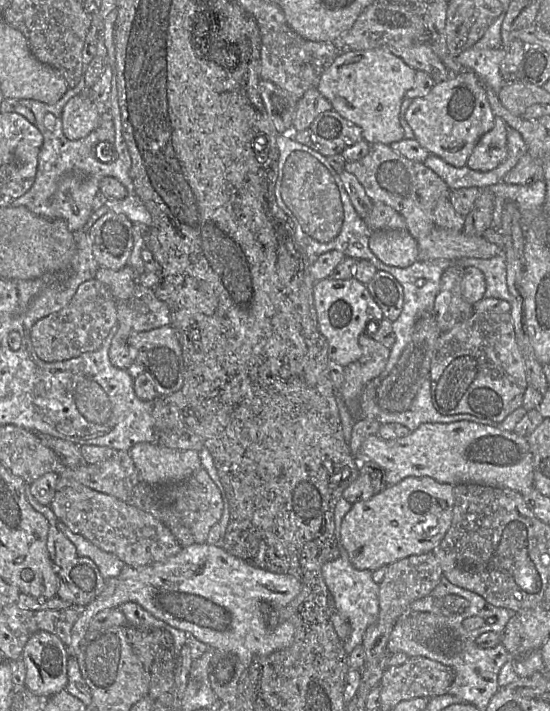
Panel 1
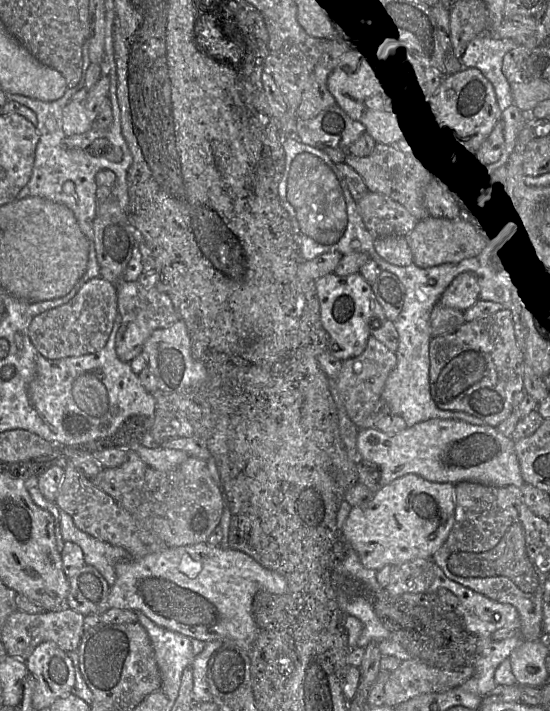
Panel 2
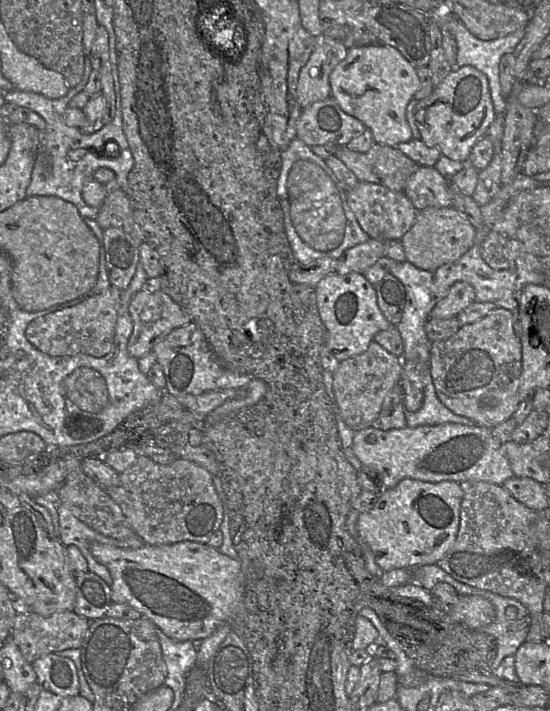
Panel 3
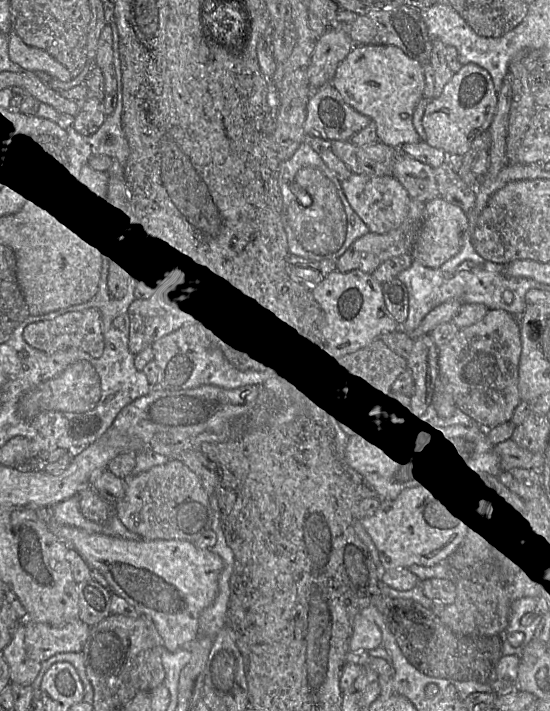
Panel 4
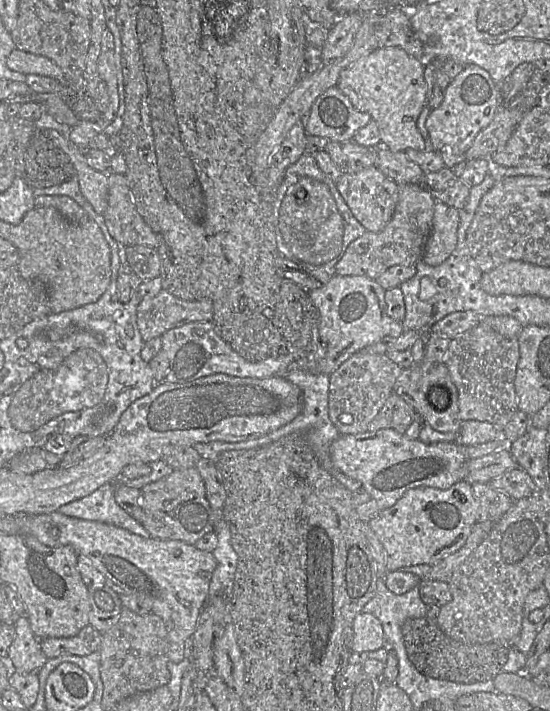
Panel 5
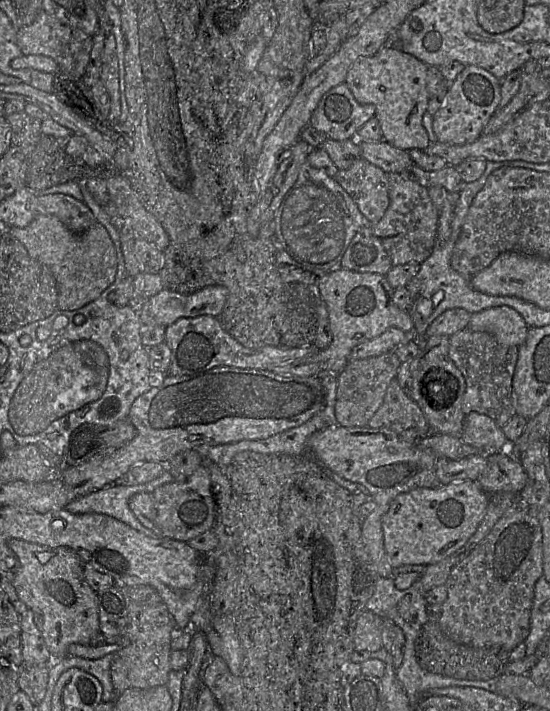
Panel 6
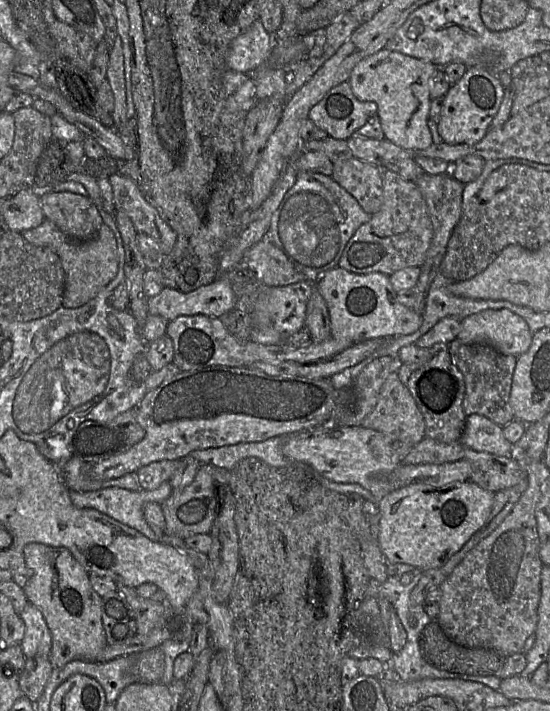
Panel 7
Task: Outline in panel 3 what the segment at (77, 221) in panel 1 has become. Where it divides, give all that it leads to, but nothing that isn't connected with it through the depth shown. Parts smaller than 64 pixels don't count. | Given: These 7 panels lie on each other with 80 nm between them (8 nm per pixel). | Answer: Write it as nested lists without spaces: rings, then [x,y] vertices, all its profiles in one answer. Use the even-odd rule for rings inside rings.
[[[85,55],[84,71],[80,82],[75,87],[69,88],[66,95],[58,99],[49,99],[38,93],[17,89],[6,91],[3,97],[5,102],[35,111],[46,122],[46,128],[40,132],[40,140],[36,150],[31,181],[26,190],[26,197],[57,196],[74,204],[82,218],[97,219],[99,209],[89,206],[82,198],[84,184],[94,179],[94,172],[97,169],[106,167],[114,171],[119,188],[126,192],[128,174],[134,166],[134,157],[123,132],[120,92],[118,92],[118,97],[115,96],[116,108],[112,121],[105,124],[100,130],[92,134],[86,134],[81,132],[79,128],[67,126],[64,122],[63,114],[66,108],[69,107],[70,100],[78,92],[84,90],[92,70],[89,55]],[[112,143],[116,143],[119,146],[119,155],[117,157],[105,155],[106,150],[113,149]]]

